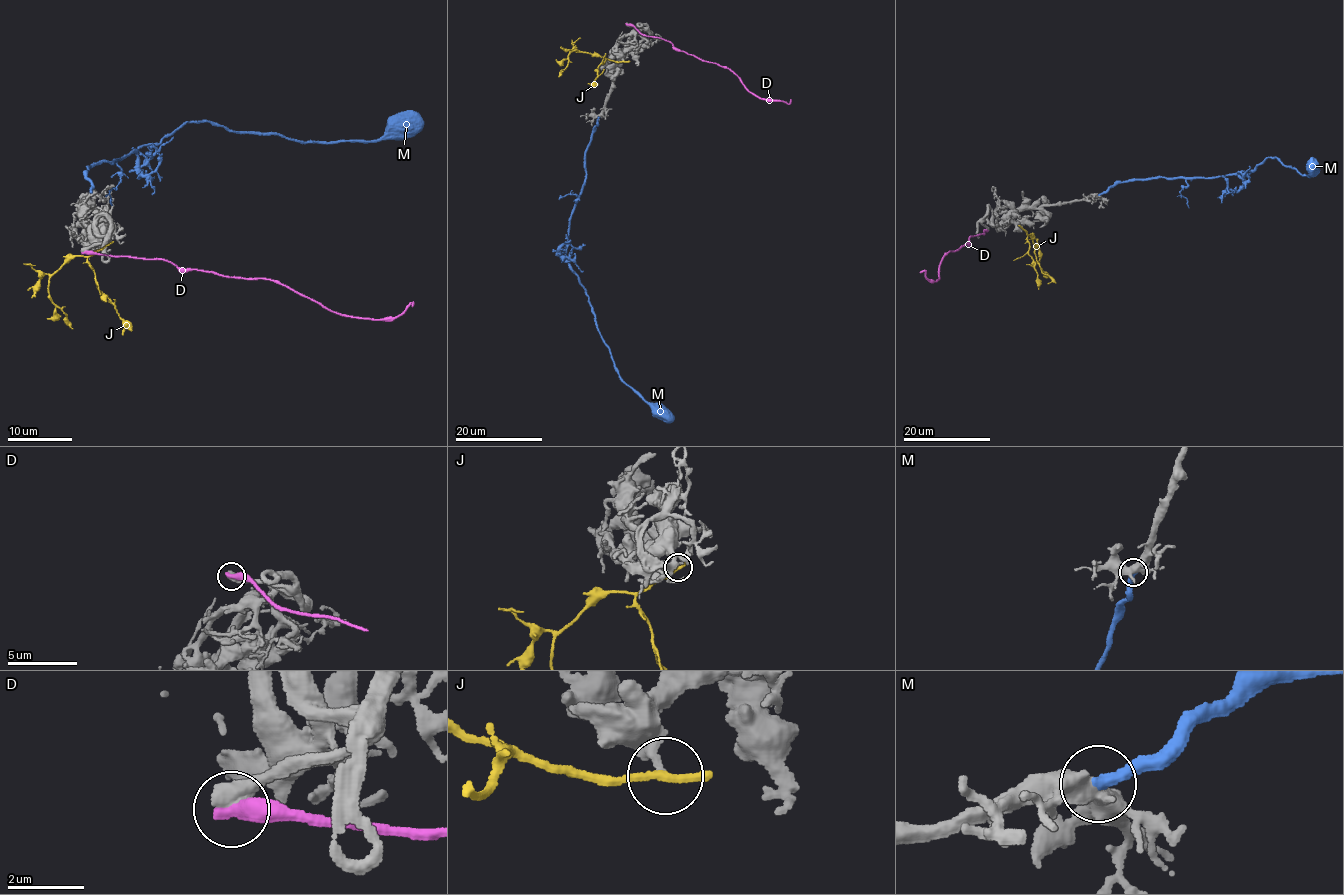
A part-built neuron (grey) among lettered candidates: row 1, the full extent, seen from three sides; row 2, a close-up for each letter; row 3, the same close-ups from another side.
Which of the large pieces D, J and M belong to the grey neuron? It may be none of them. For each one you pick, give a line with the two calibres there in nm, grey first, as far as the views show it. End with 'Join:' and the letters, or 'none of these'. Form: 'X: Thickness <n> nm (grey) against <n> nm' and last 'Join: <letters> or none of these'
D: Thickness 550 nm (grey) against 480 nm
M: Thickness 500 nm (grey) against 340 nm
Join: D, M

